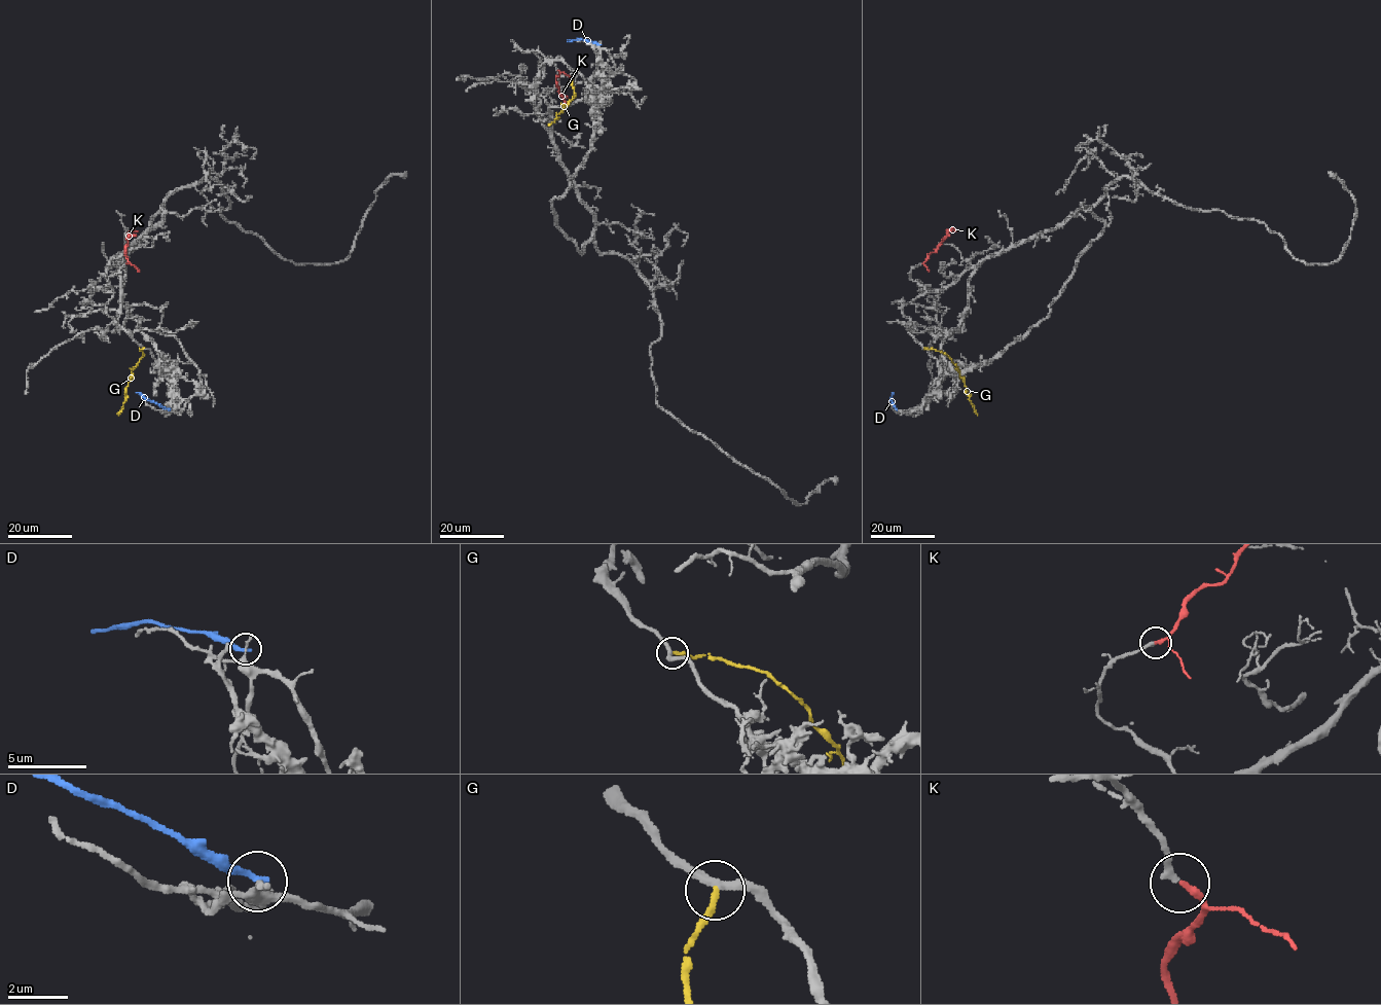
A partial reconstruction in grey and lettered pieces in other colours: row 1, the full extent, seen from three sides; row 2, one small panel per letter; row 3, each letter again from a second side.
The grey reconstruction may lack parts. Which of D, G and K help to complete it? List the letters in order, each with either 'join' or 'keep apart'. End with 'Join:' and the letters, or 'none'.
D: keep apart
G: keep apart
K: join
Join: K

